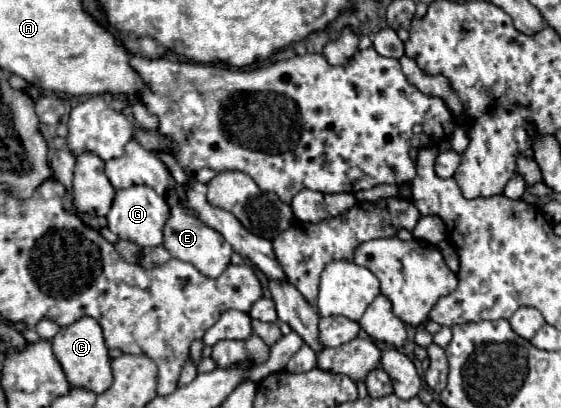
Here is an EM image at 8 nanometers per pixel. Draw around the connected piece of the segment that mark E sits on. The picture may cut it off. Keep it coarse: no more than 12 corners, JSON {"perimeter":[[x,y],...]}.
{"perimeter":[[171,202],[163,246],[209,278],[229,266],[231,244]]}

